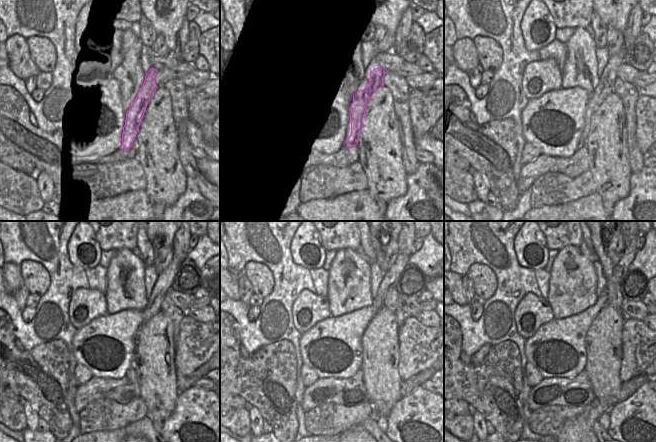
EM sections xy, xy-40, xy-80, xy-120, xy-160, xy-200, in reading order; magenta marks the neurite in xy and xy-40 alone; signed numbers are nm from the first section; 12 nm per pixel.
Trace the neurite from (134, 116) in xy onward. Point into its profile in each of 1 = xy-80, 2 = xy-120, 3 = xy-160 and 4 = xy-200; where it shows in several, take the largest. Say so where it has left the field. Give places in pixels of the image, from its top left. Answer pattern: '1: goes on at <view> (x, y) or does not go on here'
1: goes on at xy-80 (604, 86)
2: goes on at xy-120 (166, 278)
3: goes on at xy-160 (391, 276)
4: goes on at xy-200 (620, 269)

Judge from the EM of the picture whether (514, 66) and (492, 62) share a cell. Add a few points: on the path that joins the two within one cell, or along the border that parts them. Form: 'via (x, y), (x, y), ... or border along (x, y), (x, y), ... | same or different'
border along (497, 41), (502, 50), (502, 62), (495, 72) | different

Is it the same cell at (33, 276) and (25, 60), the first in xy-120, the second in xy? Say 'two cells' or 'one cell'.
two cells

